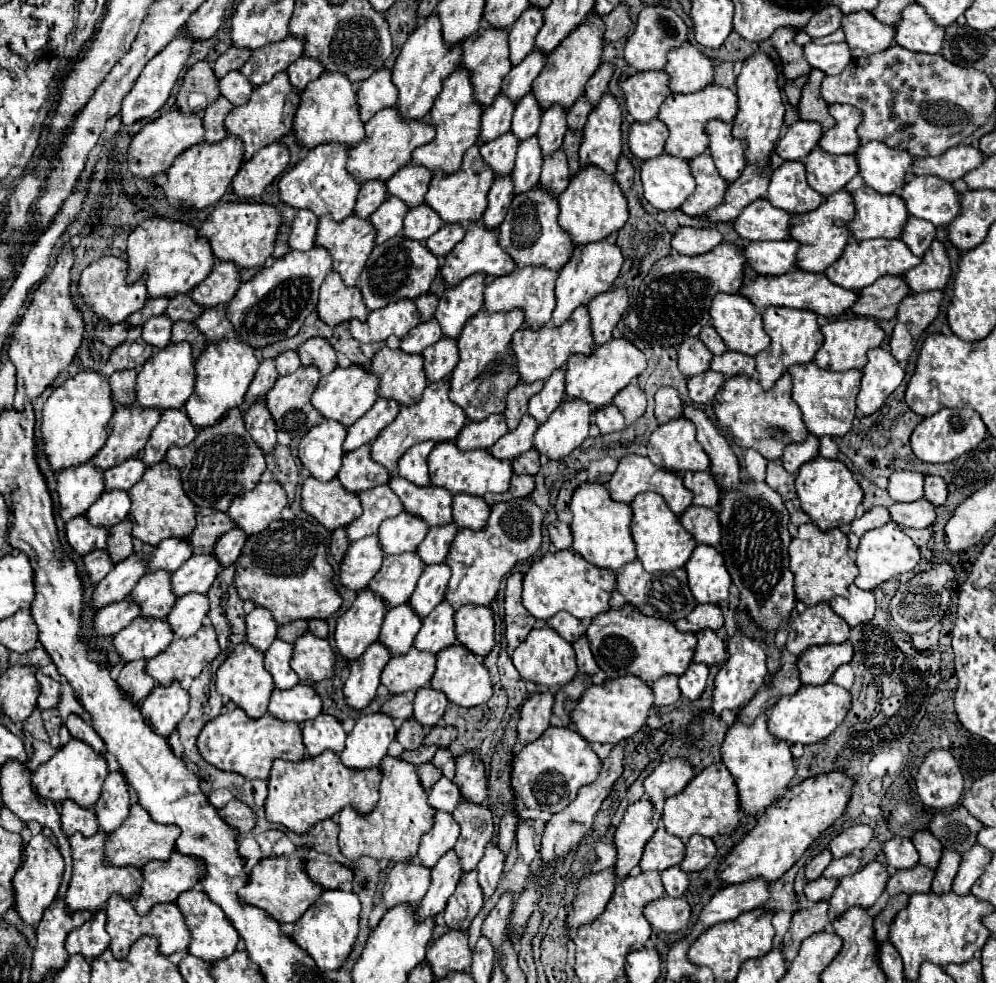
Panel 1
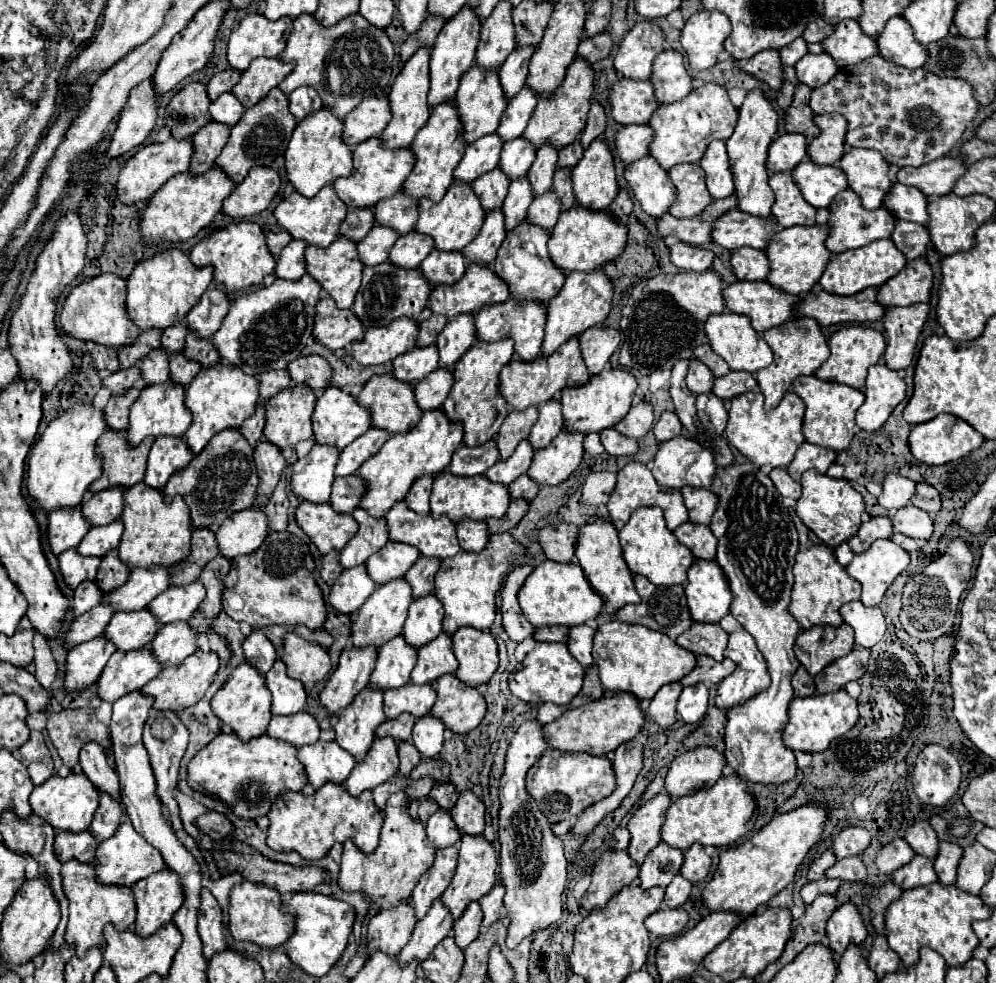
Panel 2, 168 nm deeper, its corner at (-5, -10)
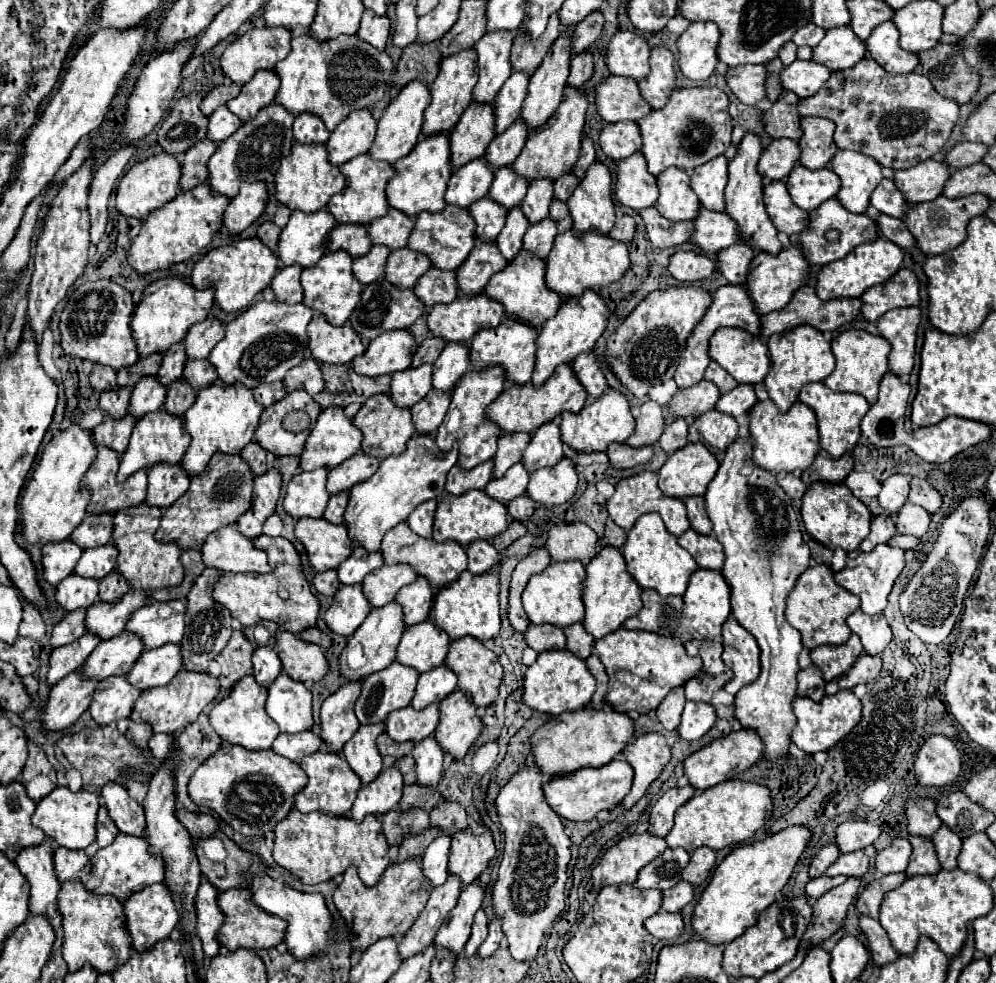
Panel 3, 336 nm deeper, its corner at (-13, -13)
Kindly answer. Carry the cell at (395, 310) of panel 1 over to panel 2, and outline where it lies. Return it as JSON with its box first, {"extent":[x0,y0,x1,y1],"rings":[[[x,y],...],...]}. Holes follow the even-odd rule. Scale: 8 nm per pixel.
{"extent":[353,318,417,366],"rings":[[[399,318],[381,328],[369,328],[363,342],[353,344],[353,358],[363,366],[395,360],[399,354],[415,348],[417,332],[417,324],[411,318]]]}

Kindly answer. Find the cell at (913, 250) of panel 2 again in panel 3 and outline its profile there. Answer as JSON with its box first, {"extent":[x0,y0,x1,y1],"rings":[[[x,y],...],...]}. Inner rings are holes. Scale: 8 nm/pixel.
{"extent":[877,215,915,249],"rings":[[[879,215],[877,225],[879,225],[879,235],[897,243],[899,247],[903,247],[903,249],[915,247],[915,237],[911,235],[911,231],[907,231],[907,225],[901,219]]]}

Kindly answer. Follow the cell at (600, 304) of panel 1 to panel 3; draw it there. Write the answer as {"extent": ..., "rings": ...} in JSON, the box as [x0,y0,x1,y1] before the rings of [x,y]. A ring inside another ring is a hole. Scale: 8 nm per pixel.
{"extent":[573,351,607,399],"rings":[[[595,351],[577,355],[577,359],[573,361],[573,371],[575,371],[577,379],[581,381],[581,385],[587,389],[589,399],[595,399],[607,391],[607,381],[605,381],[601,361],[595,355]]]}

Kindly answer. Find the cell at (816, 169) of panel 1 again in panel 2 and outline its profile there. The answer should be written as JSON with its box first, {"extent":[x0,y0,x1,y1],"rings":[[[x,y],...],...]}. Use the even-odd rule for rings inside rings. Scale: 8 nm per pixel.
{"extent":[791,158,847,208],"rings":[[[809,158],[791,170],[791,178],[813,208],[827,208],[835,194],[847,188],[847,178],[839,168],[817,166]]]}

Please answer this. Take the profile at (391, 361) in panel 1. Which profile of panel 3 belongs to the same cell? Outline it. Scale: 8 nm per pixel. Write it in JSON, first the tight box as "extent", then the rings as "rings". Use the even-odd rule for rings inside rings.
{"extent":[353,395,417,459],"rings":[[[373,395],[371,399],[367,399],[359,413],[353,417],[353,423],[363,431],[361,451],[377,459],[385,459],[389,455],[405,451],[405,443],[417,433],[415,425],[411,423],[411,409],[397,407],[389,395]]]}

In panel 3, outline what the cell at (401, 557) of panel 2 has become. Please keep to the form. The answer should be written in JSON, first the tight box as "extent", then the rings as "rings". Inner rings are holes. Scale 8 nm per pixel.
{"extent":[363,563,417,607],"rings":[[[407,563],[391,567],[383,565],[363,579],[363,593],[373,607],[383,607],[395,599],[397,591],[403,585],[409,585],[415,579],[417,575],[415,571],[411,571],[411,567],[407,567]]]}

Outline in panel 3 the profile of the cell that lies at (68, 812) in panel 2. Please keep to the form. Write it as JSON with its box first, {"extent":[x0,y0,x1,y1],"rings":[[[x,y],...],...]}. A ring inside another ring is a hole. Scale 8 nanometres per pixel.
{"extent":[31,787,99,849],"rings":[[[55,787],[47,797],[37,803],[31,817],[33,825],[43,829],[57,845],[69,849],[85,849],[95,841],[95,815],[99,811],[99,797],[87,789],[73,793],[67,787]]]}

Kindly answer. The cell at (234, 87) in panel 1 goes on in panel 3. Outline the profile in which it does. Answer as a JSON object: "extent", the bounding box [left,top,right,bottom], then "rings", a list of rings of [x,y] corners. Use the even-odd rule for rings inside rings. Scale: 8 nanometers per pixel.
{"extent":[207,105,241,141],"rings":[[[227,105],[223,107],[217,107],[211,115],[209,115],[209,131],[207,131],[207,137],[213,139],[213,141],[223,141],[227,139],[229,135],[233,135],[239,127],[241,127],[241,119],[231,113],[227,109]]]}

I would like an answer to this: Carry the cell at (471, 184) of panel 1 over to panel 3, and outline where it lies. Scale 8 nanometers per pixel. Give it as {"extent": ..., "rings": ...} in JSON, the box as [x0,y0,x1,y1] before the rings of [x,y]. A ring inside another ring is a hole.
{"extent":[407,205,475,269],"rings":[[[447,205],[445,211],[441,211],[441,213],[423,211],[419,215],[419,219],[415,221],[415,229],[413,229],[411,237],[409,237],[409,245],[407,247],[413,249],[413,251],[425,253],[431,259],[431,263],[435,267],[439,267],[439,269],[457,269],[467,259],[467,255],[473,249],[473,245],[475,245],[475,221],[471,219],[469,209]],[[449,213],[457,215],[455,223],[447,221]]]}

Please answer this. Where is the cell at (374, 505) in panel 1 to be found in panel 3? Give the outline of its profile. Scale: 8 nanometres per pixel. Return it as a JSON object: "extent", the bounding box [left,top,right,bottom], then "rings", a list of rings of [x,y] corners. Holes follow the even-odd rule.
{"extent":[337,545,383,585],"rings":[[[357,545],[353,553],[337,567],[337,575],[343,585],[353,585],[353,583],[361,583],[367,573],[371,573],[381,565],[383,565],[383,555],[379,555],[379,551],[369,553]]]}

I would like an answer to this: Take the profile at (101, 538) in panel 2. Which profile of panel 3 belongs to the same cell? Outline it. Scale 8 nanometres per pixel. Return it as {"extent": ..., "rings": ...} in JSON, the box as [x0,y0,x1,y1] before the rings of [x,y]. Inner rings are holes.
{"extent":[75,543,119,579],"rings":[[[107,543],[105,547],[91,547],[91,551],[83,551],[81,559],[77,561],[75,573],[81,577],[101,579],[117,567],[117,563],[115,563],[117,555],[119,555],[119,551],[115,551],[113,543]]]}

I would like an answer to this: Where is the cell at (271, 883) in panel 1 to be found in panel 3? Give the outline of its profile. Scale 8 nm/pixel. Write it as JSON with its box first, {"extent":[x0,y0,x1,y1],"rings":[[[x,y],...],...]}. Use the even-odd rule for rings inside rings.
{"extent":[217,889,287,951],"rings":[[[229,889],[229,891],[221,893],[219,895],[219,907],[225,913],[227,921],[219,929],[217,937],[229,951],[235,951],[235,949],[253,949],[253,951],[269,949],[269,947],[275,947],[283,941],[287,923],[283,919],[279,919],[277,915],[267,915],[263,909],[259,909],[251,901],[249,889]]]}

